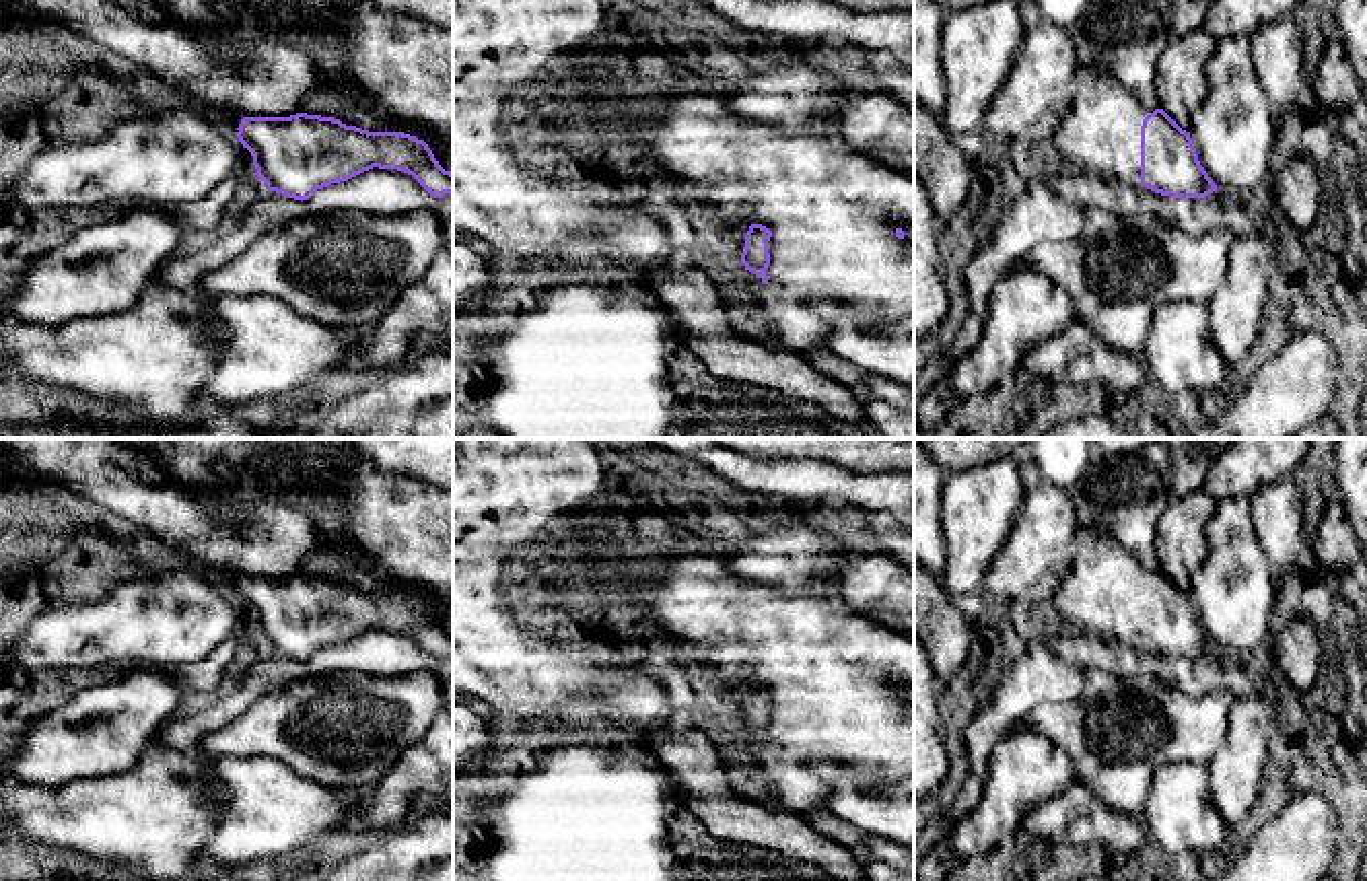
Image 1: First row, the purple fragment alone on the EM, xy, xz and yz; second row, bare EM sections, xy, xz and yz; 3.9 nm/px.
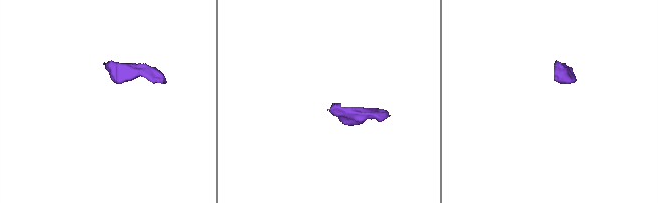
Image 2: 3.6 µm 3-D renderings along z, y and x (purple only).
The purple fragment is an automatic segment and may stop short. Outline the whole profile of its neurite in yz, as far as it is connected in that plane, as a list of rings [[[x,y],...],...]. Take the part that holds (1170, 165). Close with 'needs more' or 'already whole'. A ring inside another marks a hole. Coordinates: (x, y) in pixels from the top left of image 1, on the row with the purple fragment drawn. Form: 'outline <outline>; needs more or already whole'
outline [[[1081,66],[1071,109],[1046,150],[1054,163],[1075,161],[1083,173],[1141,191],[1171,198],[1206,198],[1217,191],[1190,132],[1163,109],[1143,107],[1114,76]]]; needs more

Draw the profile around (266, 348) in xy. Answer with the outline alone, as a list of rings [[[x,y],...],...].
[[[206,292],[200,311],[189,315],[185,323],[196,327],[218,350],[214,371],[198,397],[198,406],[208,410],[233,410],[255,399],[278,399],[309,385],[323,373],[340,368],[366,333],[336,331],[296,313],[284,301],[264,294],[229,296]]]

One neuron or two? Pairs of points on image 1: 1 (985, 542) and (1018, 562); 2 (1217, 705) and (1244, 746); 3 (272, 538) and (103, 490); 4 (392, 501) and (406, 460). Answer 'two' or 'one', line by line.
1: two
2: two
3: one
4: two

